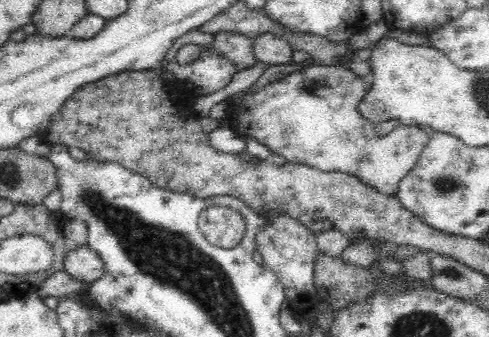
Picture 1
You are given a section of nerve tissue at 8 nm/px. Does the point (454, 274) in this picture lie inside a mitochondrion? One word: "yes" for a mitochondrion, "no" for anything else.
yes

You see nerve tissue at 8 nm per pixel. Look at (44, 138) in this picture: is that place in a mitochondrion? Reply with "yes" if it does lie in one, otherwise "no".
no

